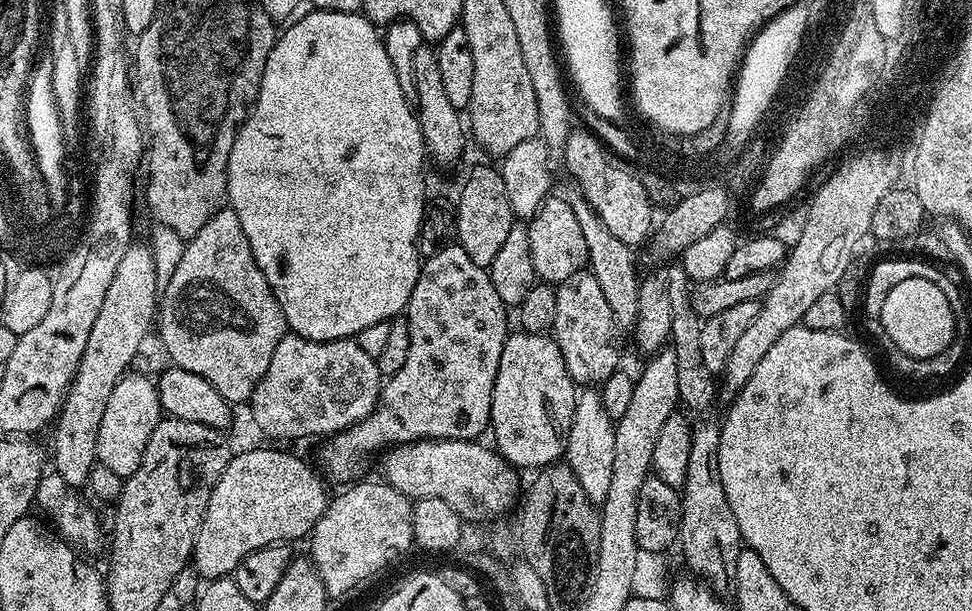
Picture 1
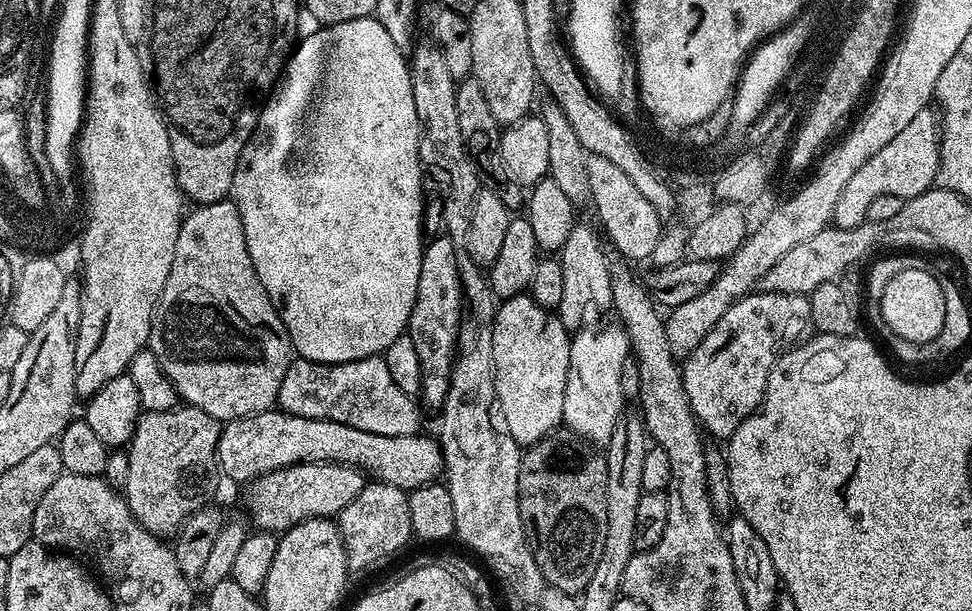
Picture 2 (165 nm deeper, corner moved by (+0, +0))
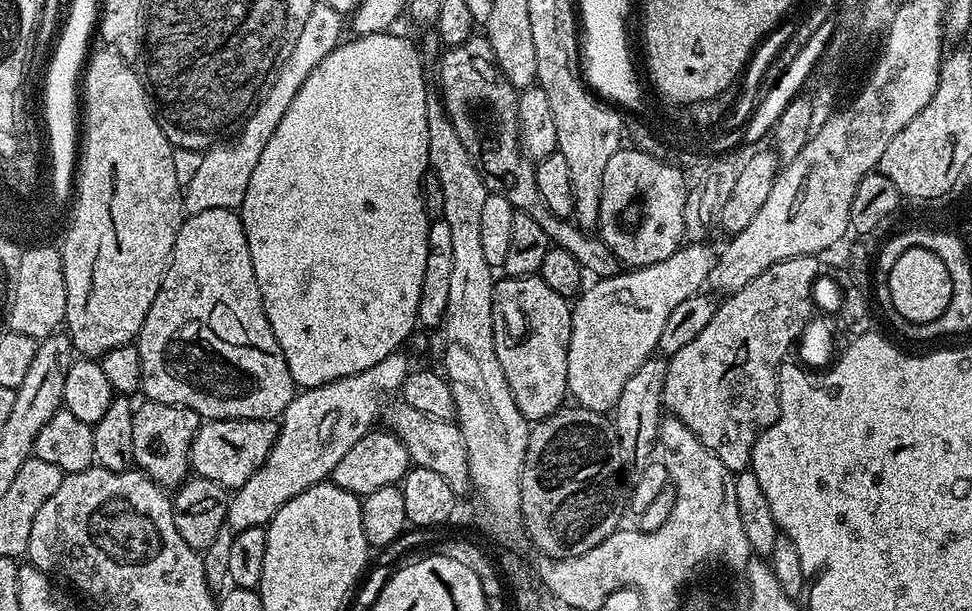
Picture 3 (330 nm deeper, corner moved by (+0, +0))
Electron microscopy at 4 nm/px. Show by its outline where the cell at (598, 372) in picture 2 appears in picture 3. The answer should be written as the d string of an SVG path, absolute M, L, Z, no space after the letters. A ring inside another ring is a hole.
M692 242L688 246L677 248L673 256L656 264L645 264L635 270L624 270L608 279L601 279L593 288L585 287L579 293L575 301L577 304L572 308L572 333L568 343L568 392L579 407L601 414L607 413L607 408L608 411L615 409L626 378L630 378L630 374L634 374L634 370L638 370L638 366L642 366L657 351L659 335L670 312L680 302L695 297L701 291L699 288L706 284L714 256L703 248L703 243Z

